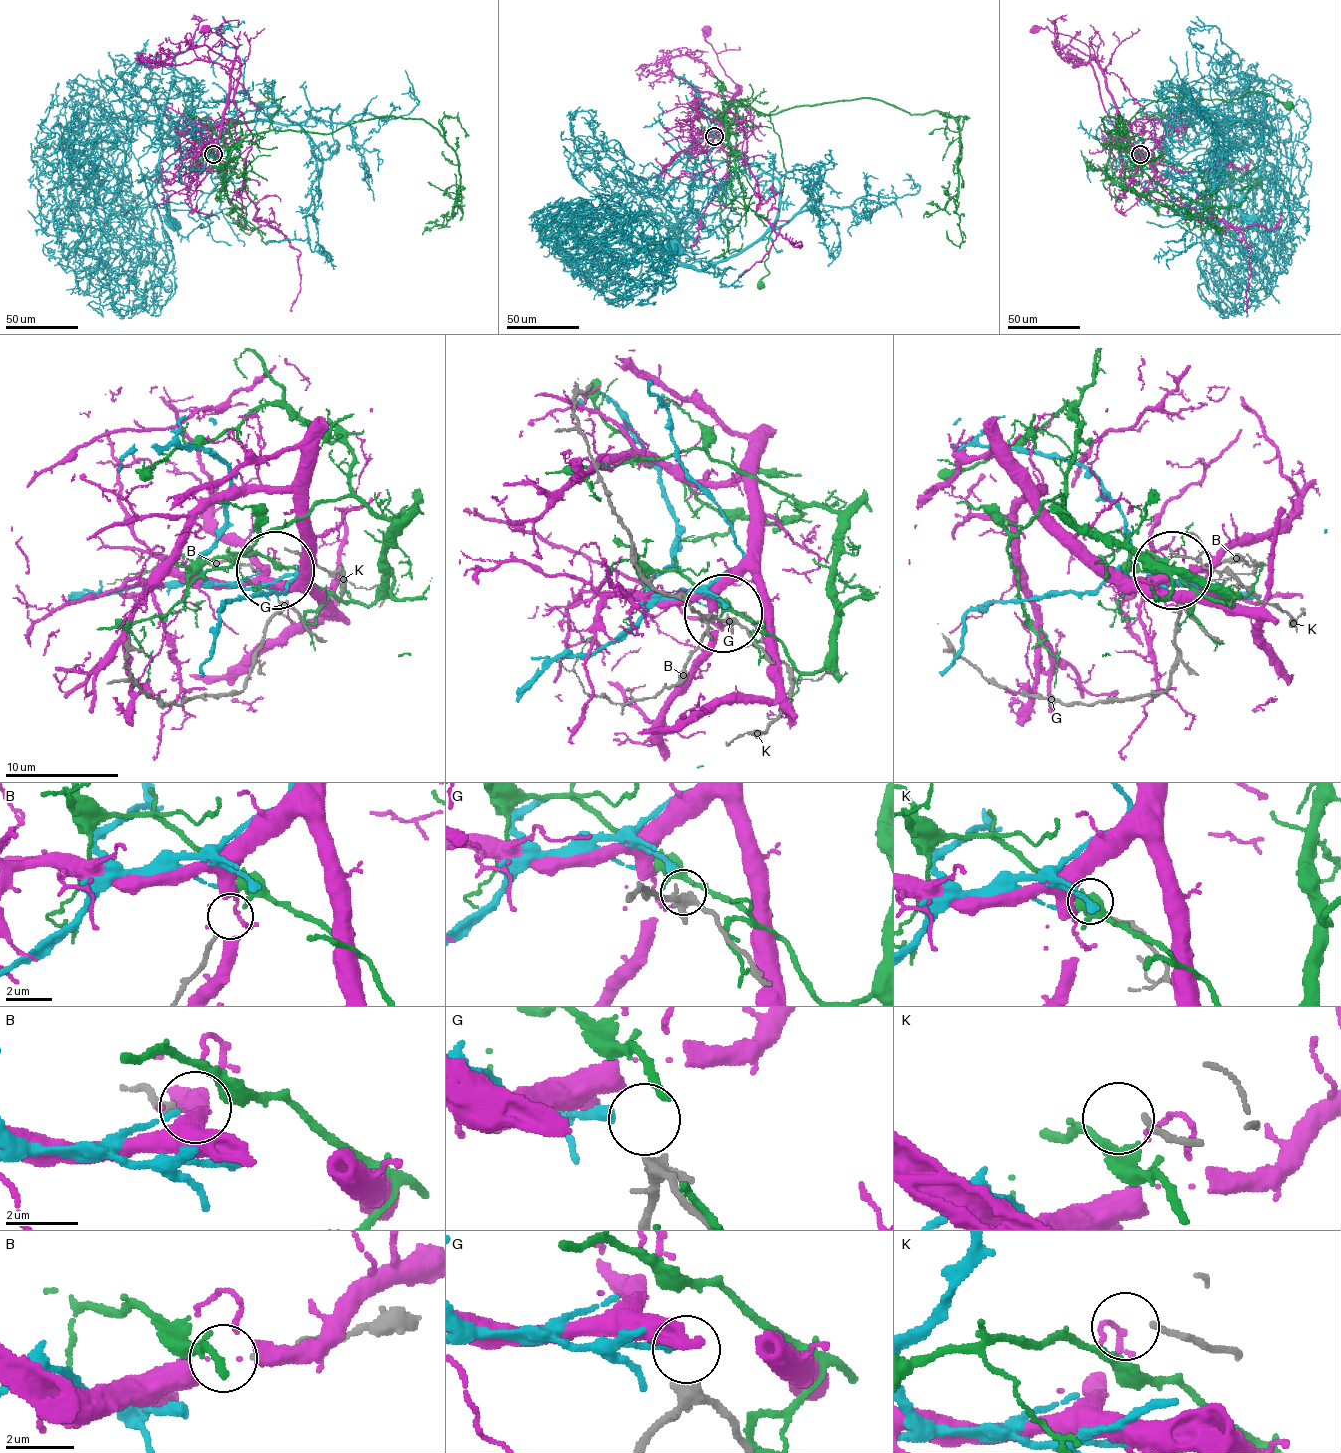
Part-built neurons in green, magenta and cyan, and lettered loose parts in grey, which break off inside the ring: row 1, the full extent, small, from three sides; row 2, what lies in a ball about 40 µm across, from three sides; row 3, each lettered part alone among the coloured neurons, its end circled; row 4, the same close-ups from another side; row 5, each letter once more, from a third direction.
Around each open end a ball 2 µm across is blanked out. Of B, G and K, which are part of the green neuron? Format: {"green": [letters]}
{"green": ["B"]}

